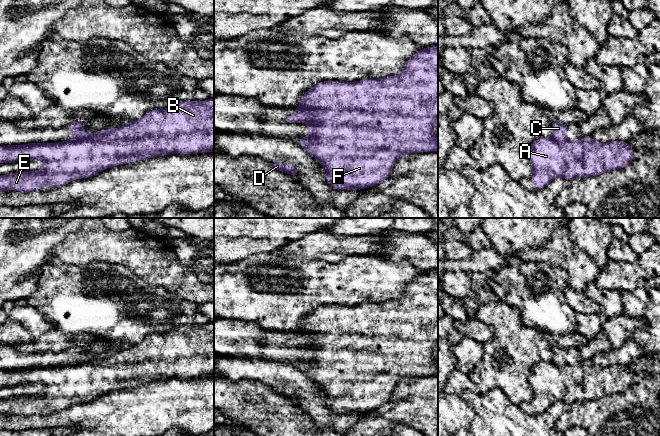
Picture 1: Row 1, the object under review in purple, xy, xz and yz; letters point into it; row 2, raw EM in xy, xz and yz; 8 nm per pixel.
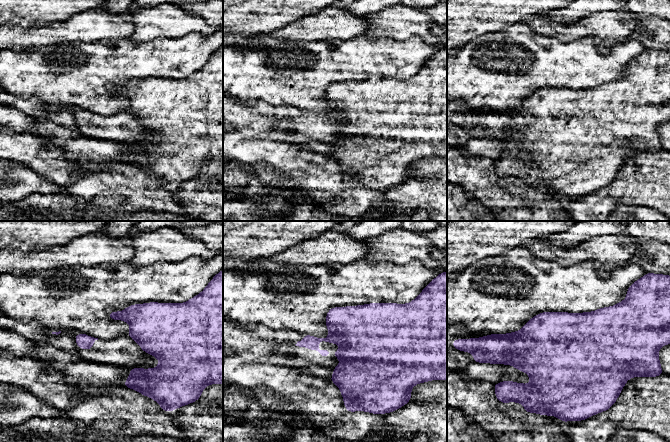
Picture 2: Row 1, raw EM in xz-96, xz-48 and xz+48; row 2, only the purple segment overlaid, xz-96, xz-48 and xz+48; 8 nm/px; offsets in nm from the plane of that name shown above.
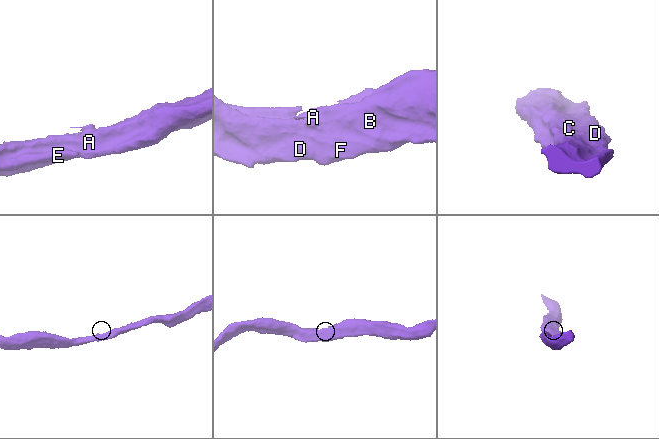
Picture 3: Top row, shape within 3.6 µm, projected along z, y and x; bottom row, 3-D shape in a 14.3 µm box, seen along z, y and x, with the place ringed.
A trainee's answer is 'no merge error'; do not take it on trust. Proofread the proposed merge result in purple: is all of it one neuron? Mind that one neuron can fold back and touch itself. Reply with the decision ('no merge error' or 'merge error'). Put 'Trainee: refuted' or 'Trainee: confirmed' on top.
Trainee: refuted
merge error

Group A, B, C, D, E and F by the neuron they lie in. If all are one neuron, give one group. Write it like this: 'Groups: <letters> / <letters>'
Groups: A B D E F / C

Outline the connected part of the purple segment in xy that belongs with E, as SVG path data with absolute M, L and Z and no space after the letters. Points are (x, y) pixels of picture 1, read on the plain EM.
M214 323L182 325L167 333L154 333L142 342L116 352L87 358L65 366L0 369L0 387L19 384L42 384L45 389L36 395L0 400L0 415L29 416L43 410L58 412L75 403L96 399L112 390L133 387L169 378L196 378L214 374Z

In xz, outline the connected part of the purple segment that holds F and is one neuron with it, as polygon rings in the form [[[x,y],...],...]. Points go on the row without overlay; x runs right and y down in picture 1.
[[[438,270],[422,272],[419,276],[413,278],[406,286],[402,296],[396,300],[379,303],[366,302],[355,306],[323,305],[309,313],[299,324],[302,328],[297,329],[295,333],[302,333],[308,336],[310,339],[307,343],[316,347],[318,351],[314,357],[298,363],[297,368],[322,388],[326,406],[330,408],[333,413],[337,414],[363,414],[368,411],[377,410],[391,399],[396,384],[404,378],[435,376],[438,374],[437,360],[433,355],[434,349],[438,347]]]

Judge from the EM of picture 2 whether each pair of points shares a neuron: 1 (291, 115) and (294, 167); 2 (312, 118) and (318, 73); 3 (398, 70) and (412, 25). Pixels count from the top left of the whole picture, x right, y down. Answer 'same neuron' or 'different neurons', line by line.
1: different neurons
2: different neurons
3: different neurons

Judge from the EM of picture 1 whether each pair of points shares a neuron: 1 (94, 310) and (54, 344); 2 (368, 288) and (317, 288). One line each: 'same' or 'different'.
1: different
2: same

